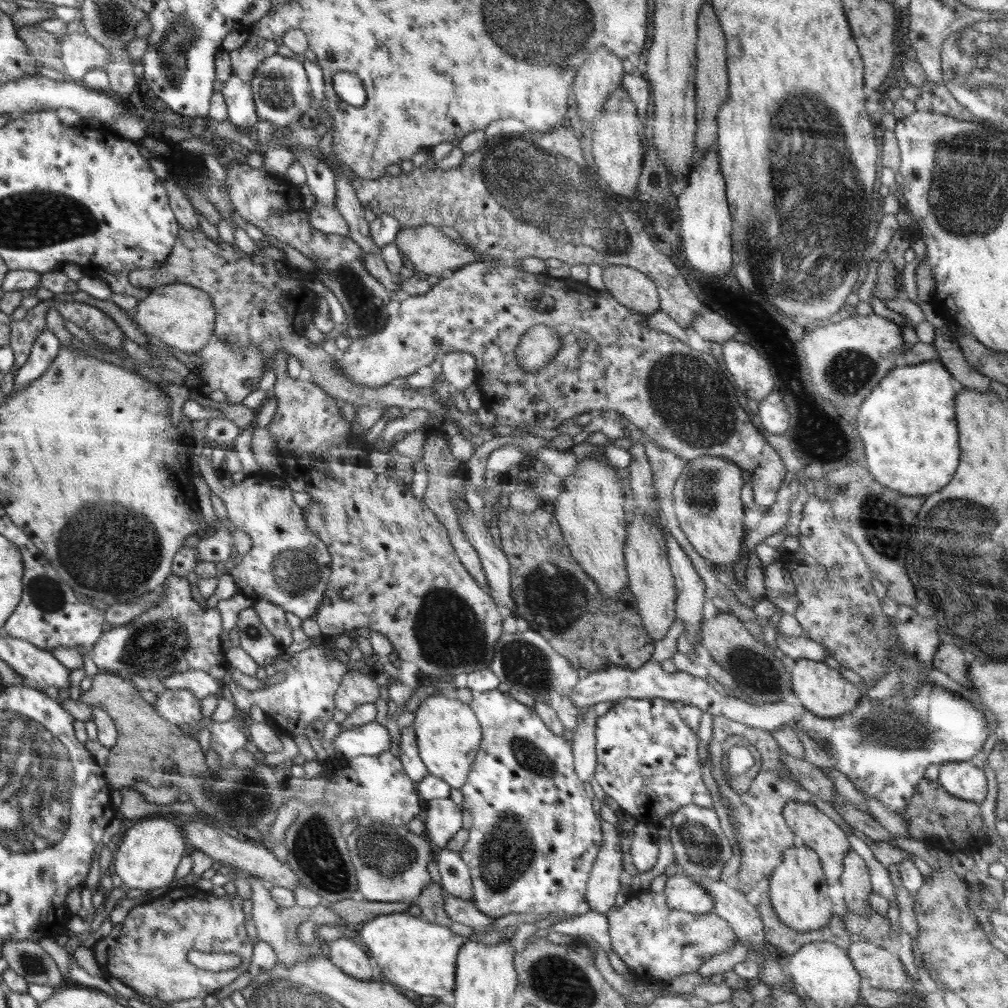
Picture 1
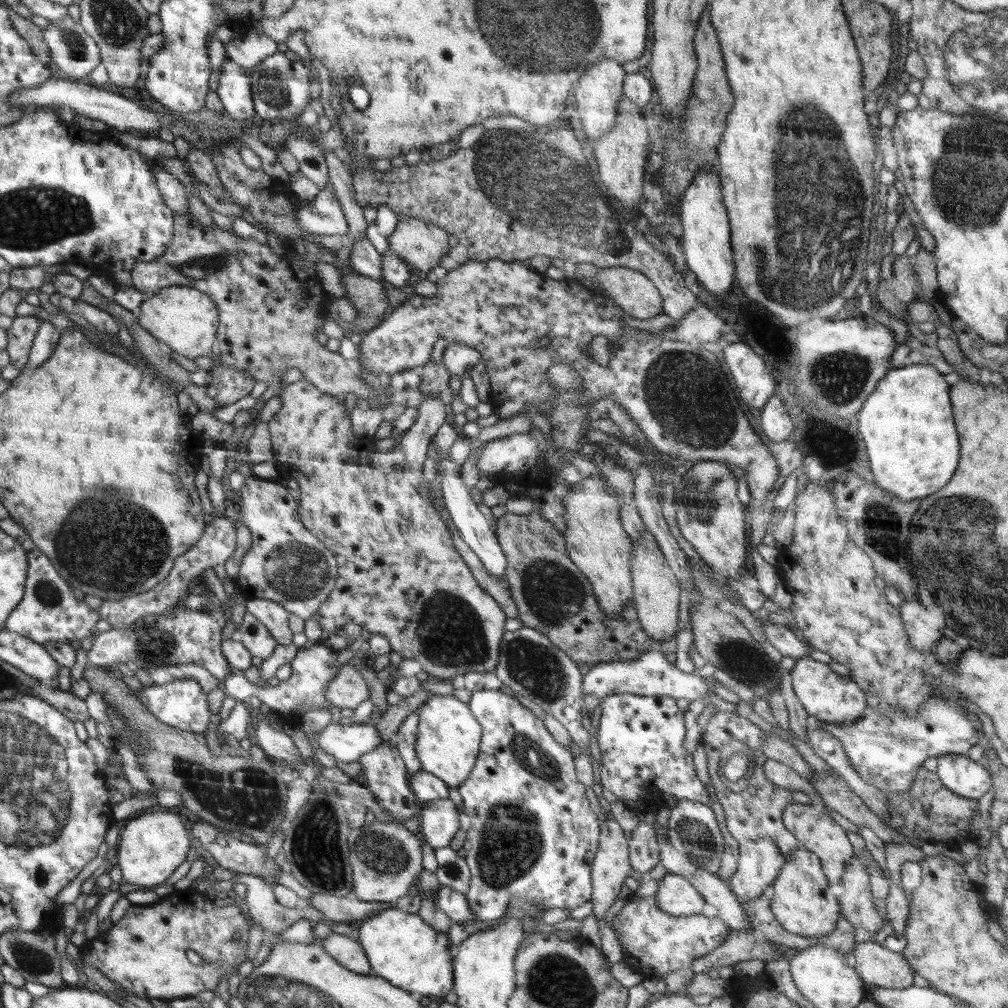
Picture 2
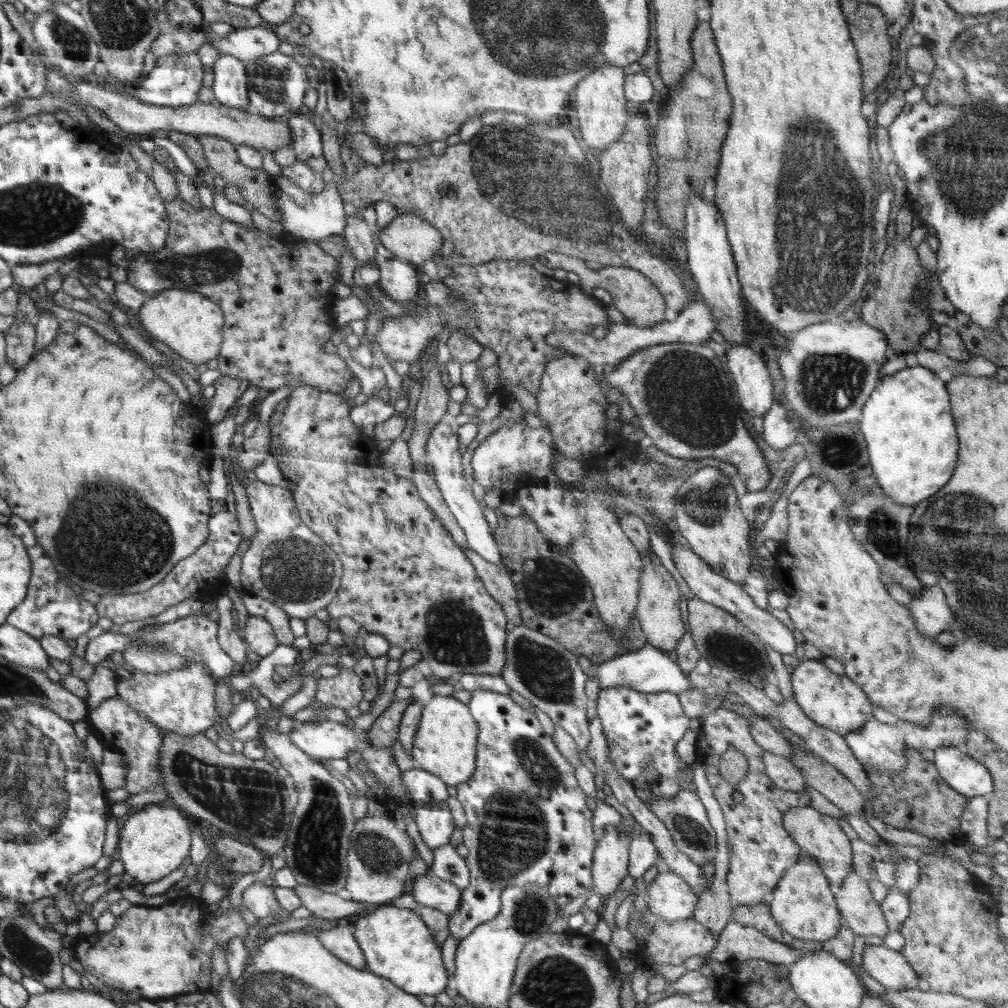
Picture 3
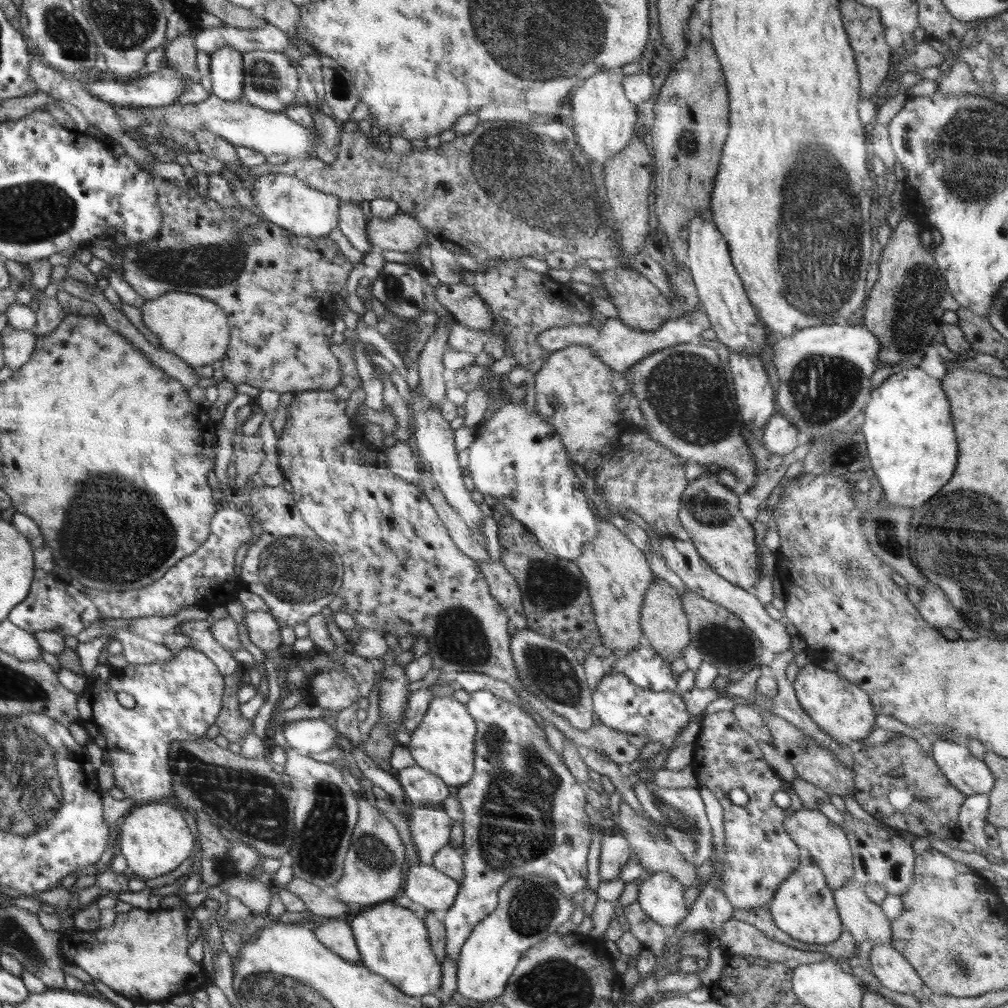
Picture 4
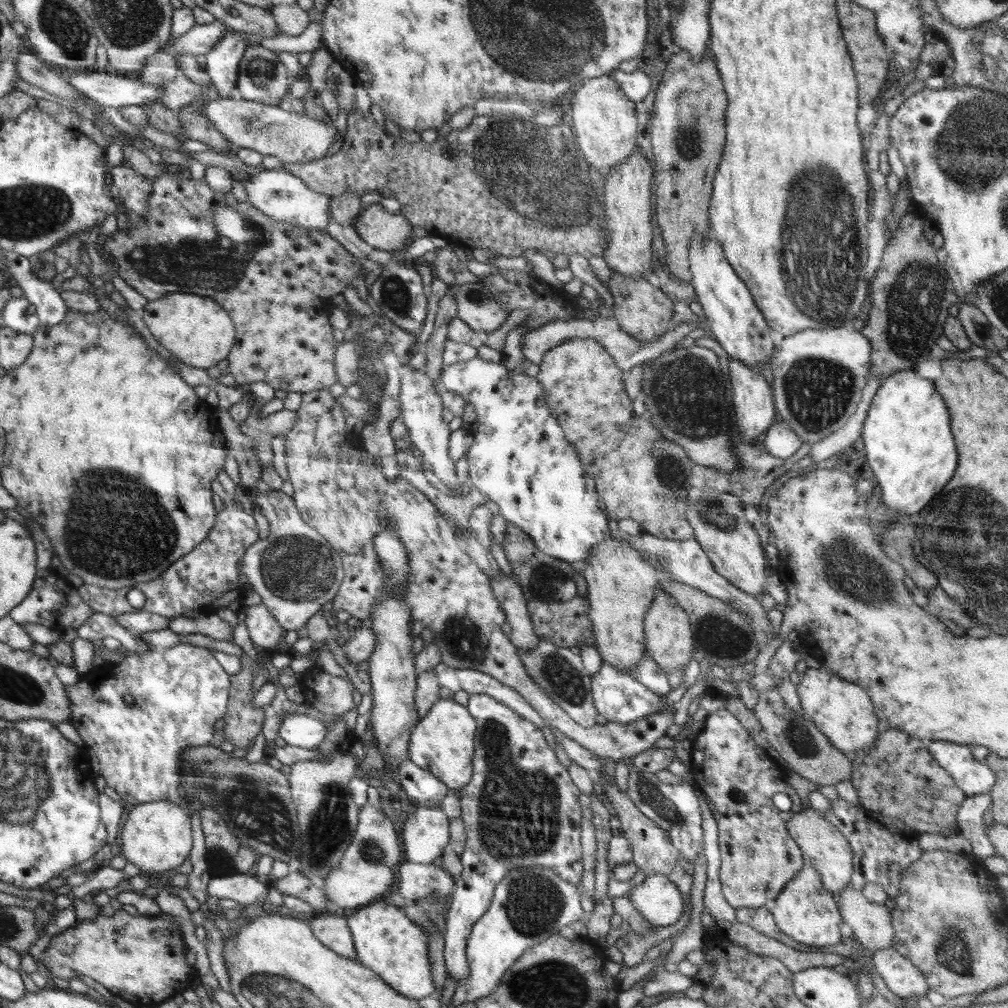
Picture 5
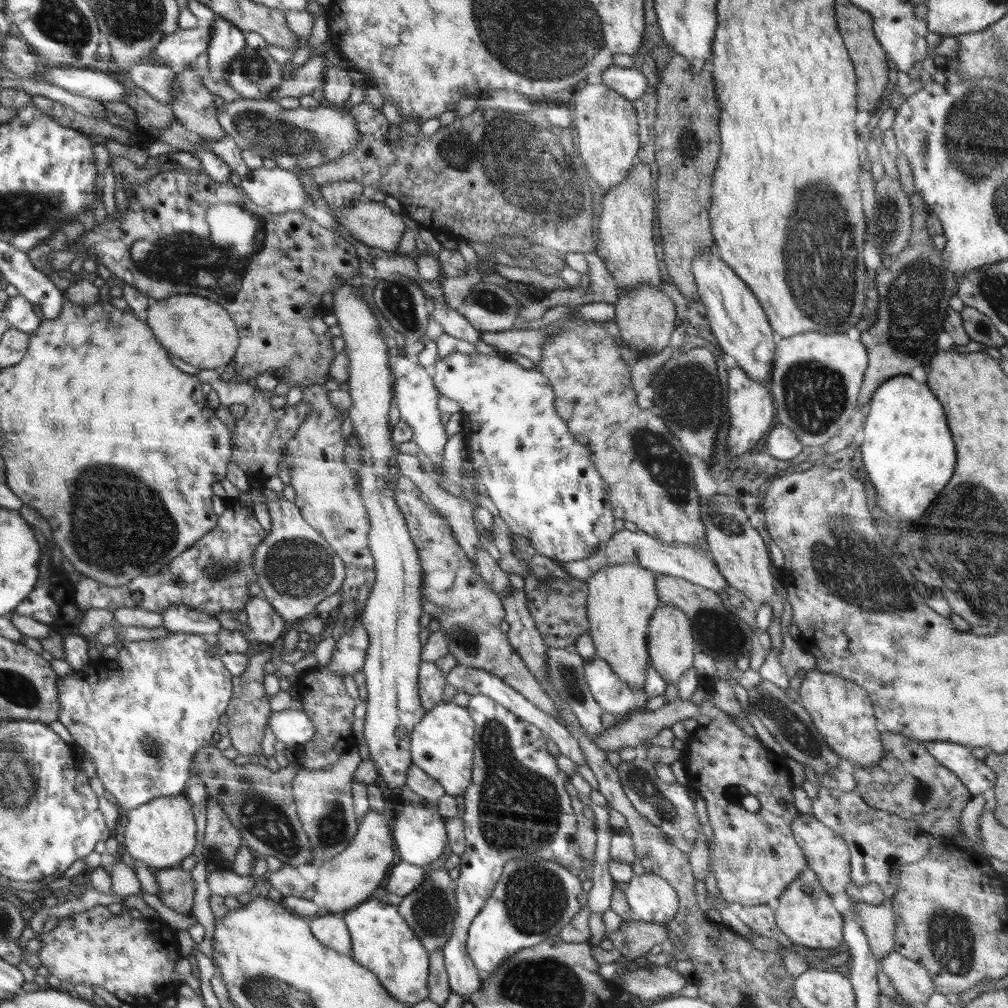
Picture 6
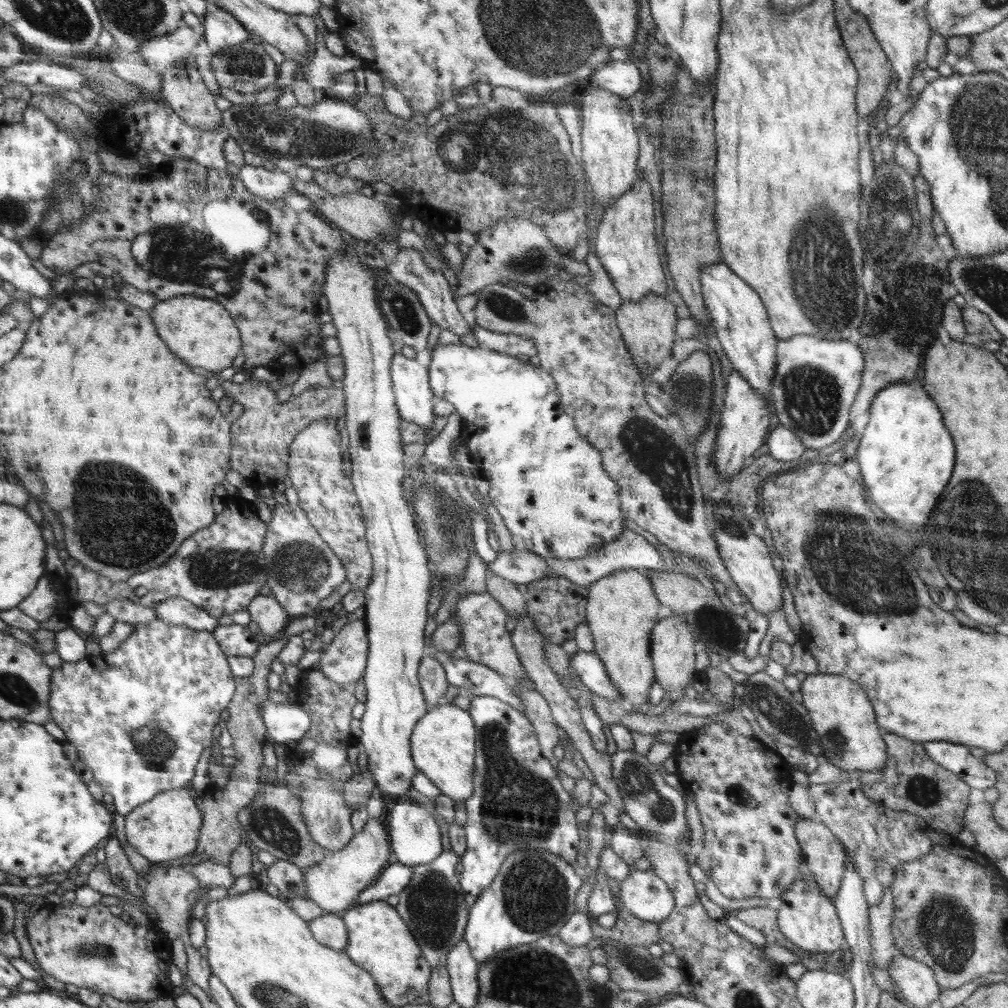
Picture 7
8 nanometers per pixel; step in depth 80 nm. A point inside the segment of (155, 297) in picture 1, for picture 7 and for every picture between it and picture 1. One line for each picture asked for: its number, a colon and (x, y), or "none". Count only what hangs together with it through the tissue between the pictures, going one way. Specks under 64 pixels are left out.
2: (186, 320)
3: (192, 325)
4: (194, 328)
5: (195, 329)
6: (198, 330)
7: (200, 331)

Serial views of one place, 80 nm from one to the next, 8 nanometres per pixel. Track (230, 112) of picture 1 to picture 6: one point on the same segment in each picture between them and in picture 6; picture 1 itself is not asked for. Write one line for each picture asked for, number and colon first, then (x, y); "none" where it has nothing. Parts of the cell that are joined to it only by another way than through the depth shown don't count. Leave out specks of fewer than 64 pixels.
2: (233, 90)
3: (230, 87)
4: (227, 73)
5: (222, 62)
6: (227, 40)

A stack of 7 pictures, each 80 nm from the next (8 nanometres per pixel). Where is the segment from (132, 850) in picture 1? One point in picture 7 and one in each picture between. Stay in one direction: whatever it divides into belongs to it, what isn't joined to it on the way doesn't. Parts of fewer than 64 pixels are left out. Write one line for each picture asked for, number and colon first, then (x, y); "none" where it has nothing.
2: (152, 846)
3: (153, 842)
4: (154, 839)
5: (156, 837)
6: (162, 832)
7: (167, 827)

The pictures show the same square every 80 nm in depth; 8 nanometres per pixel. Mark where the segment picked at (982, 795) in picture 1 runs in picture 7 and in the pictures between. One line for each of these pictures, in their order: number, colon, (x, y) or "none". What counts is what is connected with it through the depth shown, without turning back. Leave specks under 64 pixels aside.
2: (959, 774)
3: (964, 775)
4: (968, 775)
5: (971, 776)
6: (976, 777)
7: (956, 758)

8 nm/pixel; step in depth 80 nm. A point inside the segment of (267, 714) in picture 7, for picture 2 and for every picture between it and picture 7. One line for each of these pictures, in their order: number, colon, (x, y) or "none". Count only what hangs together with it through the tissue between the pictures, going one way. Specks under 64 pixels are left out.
2: (345, 743)
3: (325, 741)
4: (311, 736)
5: (298, 730)
6: (292, 727)

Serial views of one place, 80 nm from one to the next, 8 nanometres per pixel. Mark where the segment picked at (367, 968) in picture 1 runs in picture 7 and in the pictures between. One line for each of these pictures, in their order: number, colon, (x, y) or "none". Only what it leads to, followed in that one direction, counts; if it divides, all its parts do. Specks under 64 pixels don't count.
2: (349, 952)
3: (338, 940)
4: (336, 934)
5: (332, 930)
6: (330, 929)
7: (329, 928)

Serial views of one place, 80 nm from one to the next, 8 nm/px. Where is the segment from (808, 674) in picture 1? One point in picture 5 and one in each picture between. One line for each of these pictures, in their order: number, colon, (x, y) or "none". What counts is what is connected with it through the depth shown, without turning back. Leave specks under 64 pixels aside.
2: (824, 694)
3: (833, 701)
4: (840, 708)
5: (843, 711)

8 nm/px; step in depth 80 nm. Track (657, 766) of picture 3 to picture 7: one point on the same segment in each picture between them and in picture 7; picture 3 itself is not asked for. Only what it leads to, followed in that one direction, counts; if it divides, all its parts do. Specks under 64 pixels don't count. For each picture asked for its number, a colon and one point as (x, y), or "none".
4: (660, 717)
5: (618, 696)
6: (616, 697)
7: (591, 670)

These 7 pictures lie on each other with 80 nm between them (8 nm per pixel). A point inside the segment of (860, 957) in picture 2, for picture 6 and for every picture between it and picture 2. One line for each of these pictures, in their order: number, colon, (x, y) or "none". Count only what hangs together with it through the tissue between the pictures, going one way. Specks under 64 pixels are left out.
3: (889, 967)
4: (894, 972)
5: (903, 978)
6: (911, 980)

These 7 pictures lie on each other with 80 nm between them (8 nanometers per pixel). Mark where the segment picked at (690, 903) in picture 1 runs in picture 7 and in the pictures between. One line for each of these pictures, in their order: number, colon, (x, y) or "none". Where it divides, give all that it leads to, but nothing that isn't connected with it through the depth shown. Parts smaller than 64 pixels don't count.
2: (675, 895)
3: (670, 897)
4: (661, 896)
5: (657, 898)
6: (651, 898)
7: (645, 895)

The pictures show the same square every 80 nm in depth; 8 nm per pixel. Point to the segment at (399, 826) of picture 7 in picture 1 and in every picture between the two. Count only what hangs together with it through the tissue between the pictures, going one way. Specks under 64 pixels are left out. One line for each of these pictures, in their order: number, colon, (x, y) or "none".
1: (443, 818)
2: (440, 820)
3: (435, 824)
4: (430, 827)
5: (424, 835)
6: (420, 834)

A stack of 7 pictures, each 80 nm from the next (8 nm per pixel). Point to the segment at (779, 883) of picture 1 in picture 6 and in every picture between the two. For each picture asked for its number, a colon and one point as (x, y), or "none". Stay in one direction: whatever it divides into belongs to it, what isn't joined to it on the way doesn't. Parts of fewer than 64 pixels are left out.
2: (802, 903)
3: (803, 904)
4: (804, 907)
5: (806, 911)
6: (805, 914)

